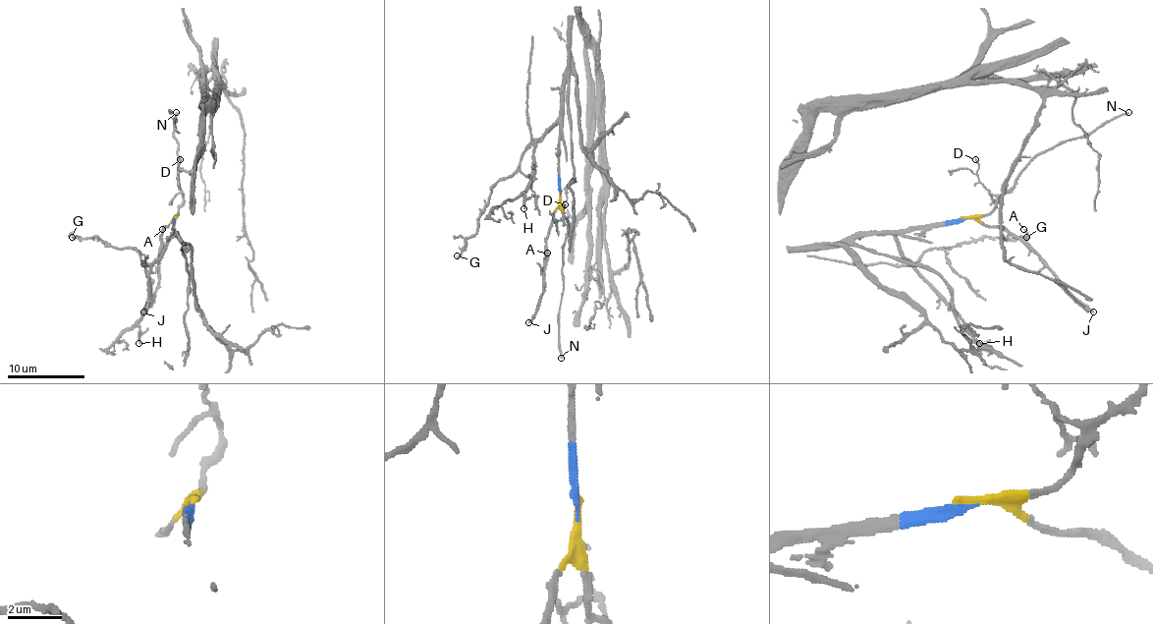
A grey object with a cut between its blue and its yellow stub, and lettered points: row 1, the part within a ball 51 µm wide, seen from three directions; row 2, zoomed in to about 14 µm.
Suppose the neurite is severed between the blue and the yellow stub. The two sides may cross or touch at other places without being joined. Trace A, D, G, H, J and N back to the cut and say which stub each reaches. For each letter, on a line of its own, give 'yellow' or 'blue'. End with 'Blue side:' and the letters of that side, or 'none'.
A: yellow
D: yellow
G: blue
H: blue
J: yellow
N: yellow
Blue side: G, H

